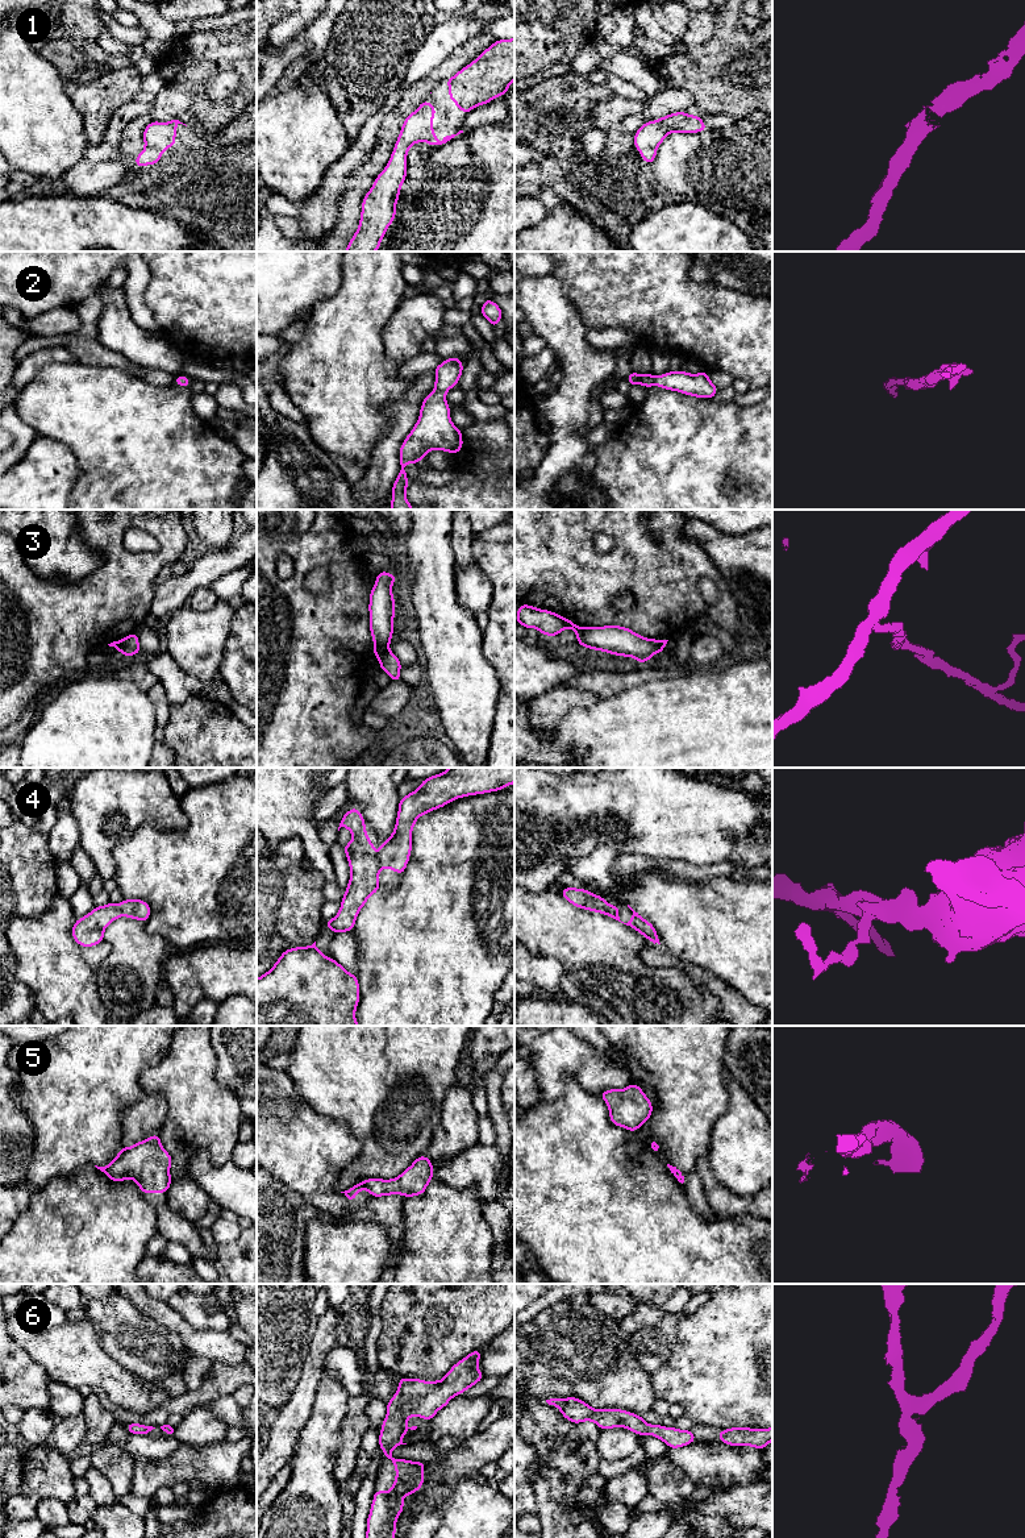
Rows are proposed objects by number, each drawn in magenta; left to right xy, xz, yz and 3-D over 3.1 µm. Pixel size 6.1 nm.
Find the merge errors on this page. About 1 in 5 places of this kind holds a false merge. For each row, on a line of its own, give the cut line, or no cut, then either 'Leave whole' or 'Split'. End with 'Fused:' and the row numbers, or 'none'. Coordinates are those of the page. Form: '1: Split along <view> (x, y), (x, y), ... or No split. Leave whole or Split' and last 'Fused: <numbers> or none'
1: No split. Leave whole
2: No split. Leave whole
3: Split along xz (387, 648), (378, 656). Split
4: No split. Leave whole
5: Split along xz (362, 1181), (366, 1188). Split
6: No split. Leave whole
Fused: 3, 5

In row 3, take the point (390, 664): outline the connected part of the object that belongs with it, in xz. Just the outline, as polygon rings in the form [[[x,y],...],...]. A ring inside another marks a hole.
[[[389,649],[380,654],[378,660],[380,664],[380,669],[386,672],[392,678],[393,682],[401,681],[400,678],[401,662]]]

